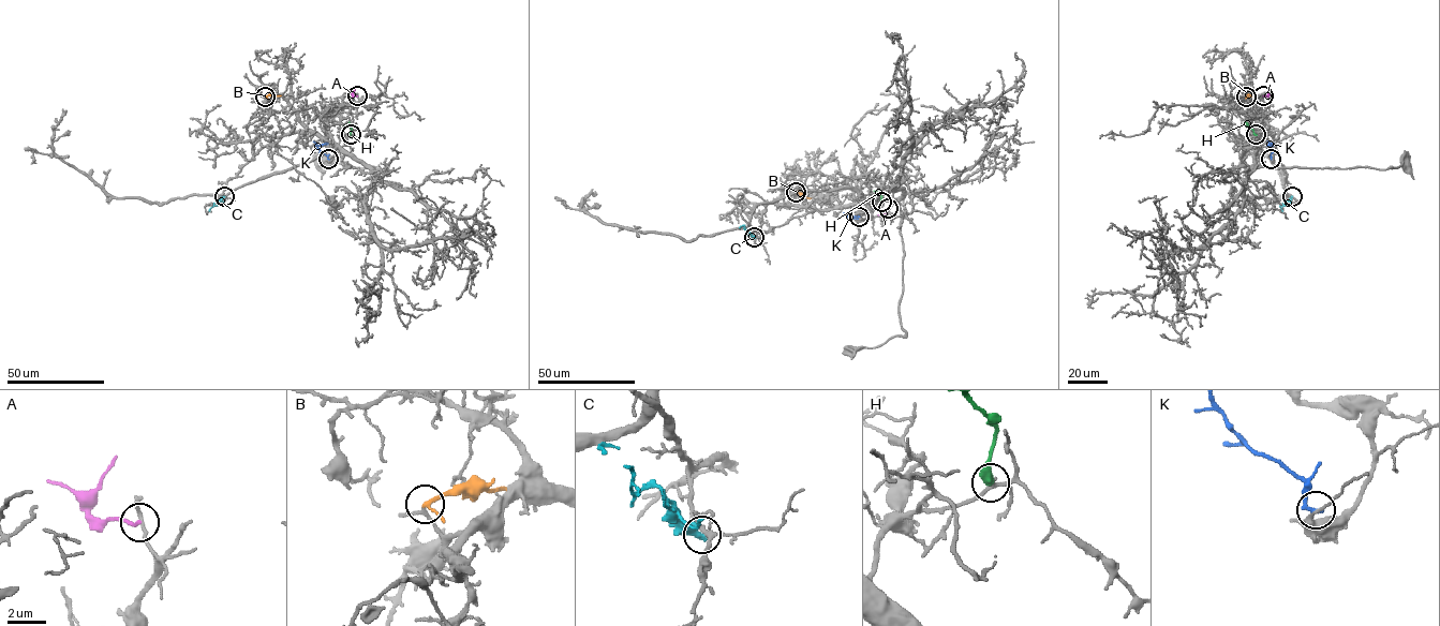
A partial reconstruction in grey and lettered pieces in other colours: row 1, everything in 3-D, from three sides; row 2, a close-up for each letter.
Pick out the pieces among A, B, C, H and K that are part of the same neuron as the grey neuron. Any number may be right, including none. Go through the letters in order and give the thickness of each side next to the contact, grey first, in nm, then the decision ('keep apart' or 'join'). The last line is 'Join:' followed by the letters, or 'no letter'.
A: calibres 170 and 190 nm; keep apart
B: calibres 160 and 180 nm; keep apart
C: calibres 220 and 480 nm; keep apart
H: calibres 160 and 360 nm; keep apart
K: calibres 180 and 260 nm; keep apart
Join: no letter

